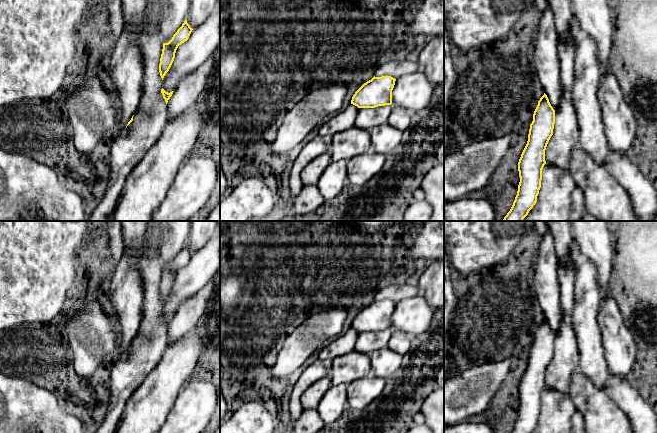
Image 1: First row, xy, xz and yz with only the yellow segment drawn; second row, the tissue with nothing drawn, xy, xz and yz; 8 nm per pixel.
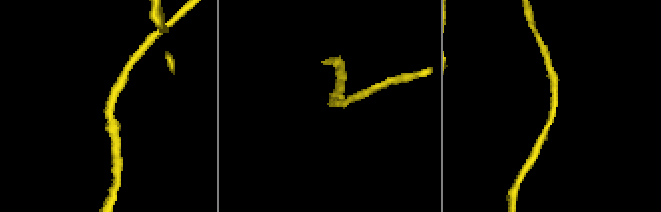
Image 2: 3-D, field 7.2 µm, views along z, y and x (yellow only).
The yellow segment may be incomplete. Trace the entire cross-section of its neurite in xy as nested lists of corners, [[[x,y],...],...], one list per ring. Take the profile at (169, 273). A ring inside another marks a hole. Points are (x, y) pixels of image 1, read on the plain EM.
[[[185,243],[184,247],[173,259],[172,263],[168,267],[163,267],[163,273],[159,288],[159,296],[162,304],[166,297],[169,295],[174,285],[175,277],[178,270],[188,264],[192,254],[193,253]]]

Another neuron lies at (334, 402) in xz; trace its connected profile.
[[[346,384],[331,385],[322,397],[317,411],[325,426],[334,423],[348,407],[346,389]]]

